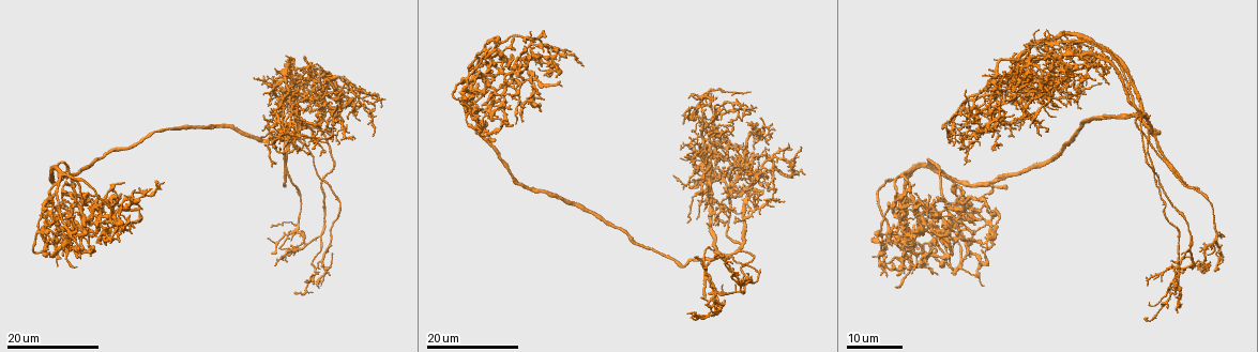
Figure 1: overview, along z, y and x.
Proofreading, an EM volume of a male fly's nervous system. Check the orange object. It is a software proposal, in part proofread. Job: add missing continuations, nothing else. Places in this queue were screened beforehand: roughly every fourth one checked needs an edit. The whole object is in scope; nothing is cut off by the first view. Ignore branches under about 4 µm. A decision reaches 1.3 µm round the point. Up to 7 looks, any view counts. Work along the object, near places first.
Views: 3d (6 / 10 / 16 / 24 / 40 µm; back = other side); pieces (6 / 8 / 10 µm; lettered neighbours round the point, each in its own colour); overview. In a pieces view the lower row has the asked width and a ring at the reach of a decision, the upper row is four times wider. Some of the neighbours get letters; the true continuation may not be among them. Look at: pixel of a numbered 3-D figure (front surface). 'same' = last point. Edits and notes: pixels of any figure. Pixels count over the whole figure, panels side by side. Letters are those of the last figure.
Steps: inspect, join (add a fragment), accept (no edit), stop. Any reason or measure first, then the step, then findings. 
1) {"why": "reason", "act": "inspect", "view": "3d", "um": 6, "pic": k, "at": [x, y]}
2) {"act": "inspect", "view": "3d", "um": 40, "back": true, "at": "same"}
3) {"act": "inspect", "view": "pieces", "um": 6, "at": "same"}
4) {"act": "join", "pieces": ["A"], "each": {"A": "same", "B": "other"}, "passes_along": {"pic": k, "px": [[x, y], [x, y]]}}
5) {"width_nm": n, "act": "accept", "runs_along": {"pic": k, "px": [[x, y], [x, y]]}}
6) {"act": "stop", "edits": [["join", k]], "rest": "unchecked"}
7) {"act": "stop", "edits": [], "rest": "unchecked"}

{"act": "inspect", "view": "3d", "um": 16, "pic": 1, "at": [280, 247]}

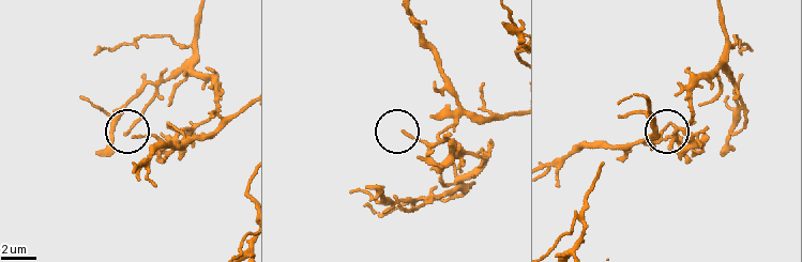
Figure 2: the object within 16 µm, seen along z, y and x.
{"act": "inspect", "view": "pieces", "um": 6, "pic": 2, "at": [402, 130]}

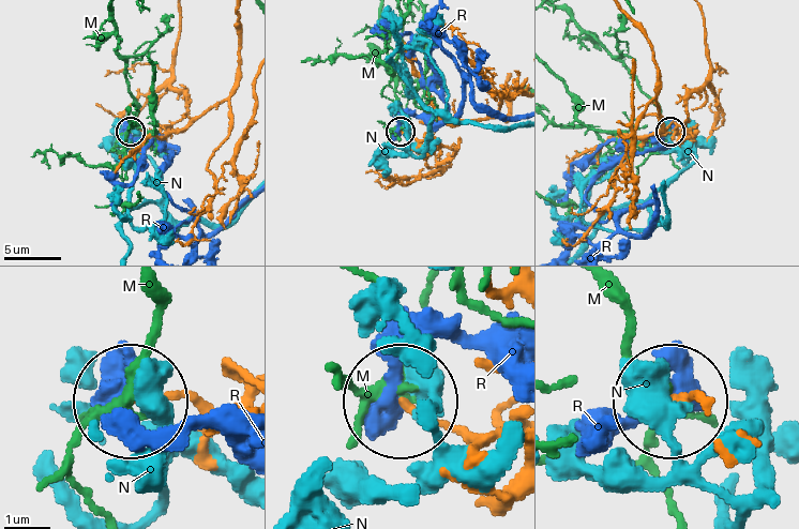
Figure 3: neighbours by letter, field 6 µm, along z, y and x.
{"act": "accept", "each": {"M": "other", "N": "other", "R": "other"}, "found": "no lettered fragment goes on from it"}

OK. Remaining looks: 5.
{"why": "an open end", "act": "inspect", "view": "3d", "um": 16, "pic": 1, "at": [268, 105]}

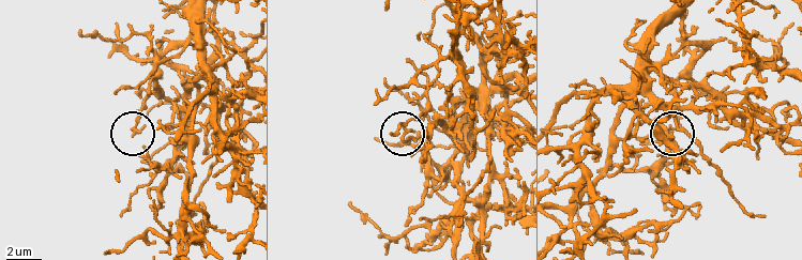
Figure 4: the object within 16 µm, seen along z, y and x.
{"act": "inspect", "view": "pieces", "um": 8, "pic": 4, "at": [135, 132]}

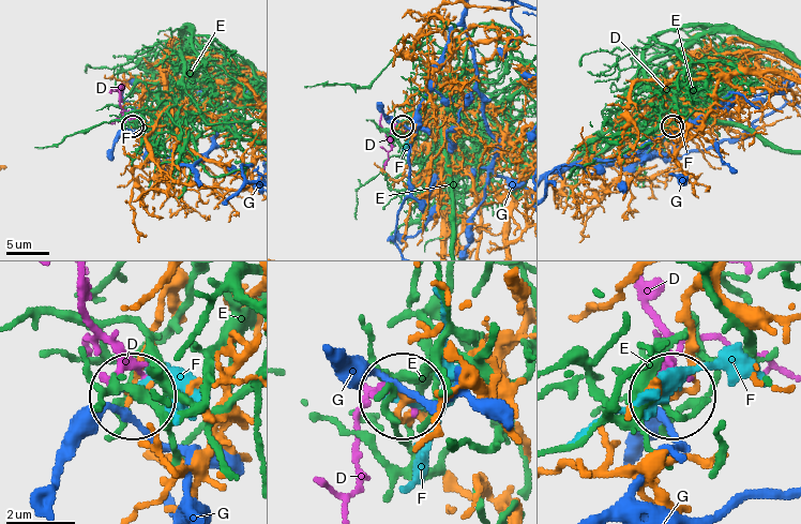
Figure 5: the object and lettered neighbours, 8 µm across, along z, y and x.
{"act": "accept", "each": {"D": "other", "E": "other", "F": "other", "G": "other"}, "found": "no lettered fragment goes on from it"}

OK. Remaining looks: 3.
{"why": "tapers out", "act": "inspect", "view": "3d", "um": 16, "pic": 1, "at": [696, 200]}

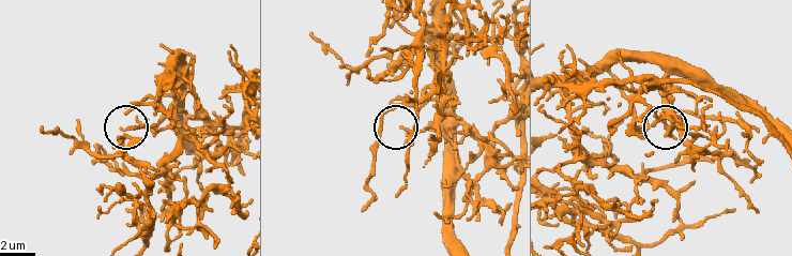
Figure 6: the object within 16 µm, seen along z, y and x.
{"act": "inspect", "view": "pieces", "um": 6, "pic": 6, "at": [404, 128]}

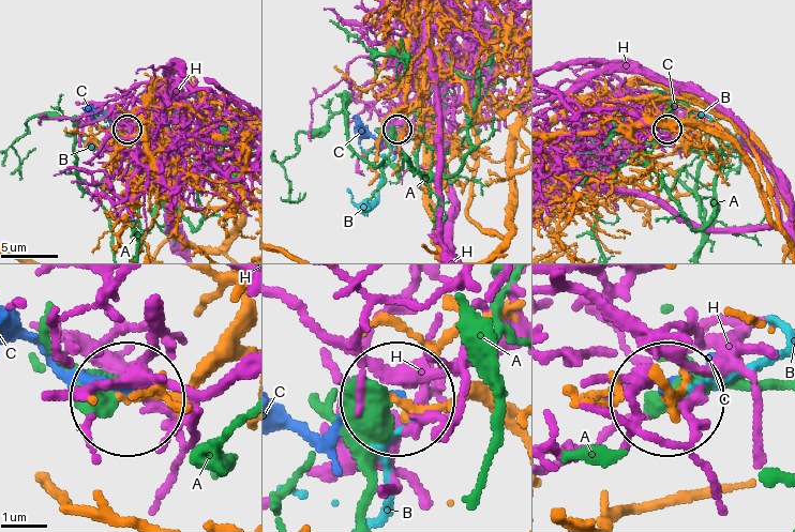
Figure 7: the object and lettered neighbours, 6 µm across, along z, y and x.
{"width_nm": 180, "act": "accept", "each": {"A": "other", "B": "other", "C": "other", "H": "other"}, "found": "none of them fits"}

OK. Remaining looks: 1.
{"act": "stop", "edits": [], "rest": "unchecked"}

